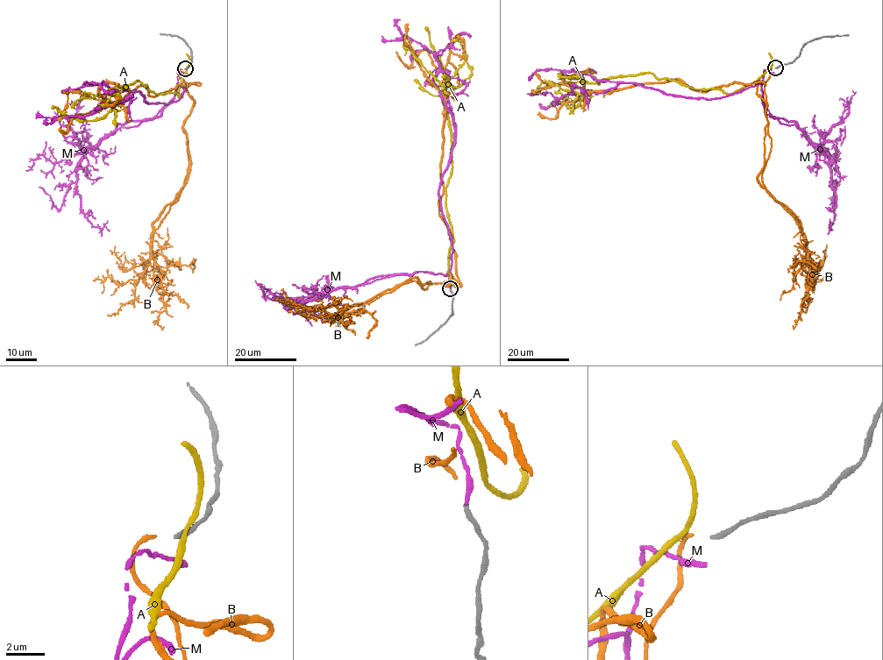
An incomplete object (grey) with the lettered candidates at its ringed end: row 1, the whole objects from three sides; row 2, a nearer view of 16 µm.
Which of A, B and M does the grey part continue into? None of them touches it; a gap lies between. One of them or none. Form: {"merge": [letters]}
{"merge": ["B"]}

